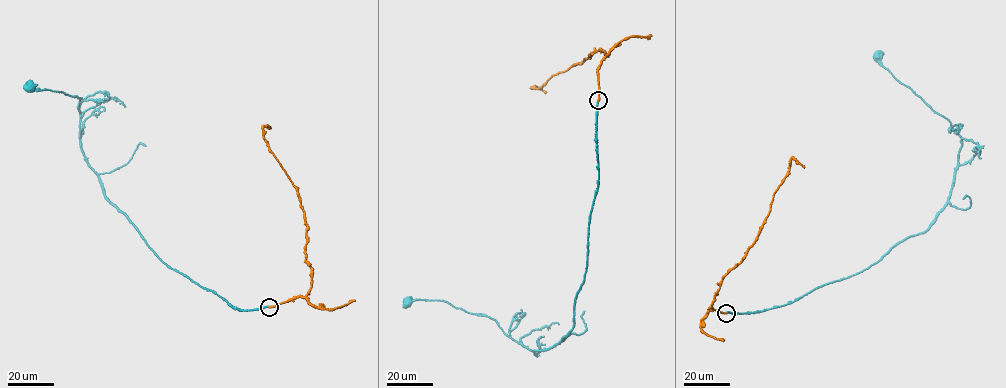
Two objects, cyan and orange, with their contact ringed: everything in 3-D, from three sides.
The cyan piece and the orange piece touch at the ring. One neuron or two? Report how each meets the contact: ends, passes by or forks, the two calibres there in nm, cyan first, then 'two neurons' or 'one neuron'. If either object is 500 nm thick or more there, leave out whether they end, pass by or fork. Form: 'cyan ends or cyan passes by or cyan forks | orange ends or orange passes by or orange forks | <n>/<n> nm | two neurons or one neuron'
cyan ends | orange ends | 320/440 nm | two neurons

